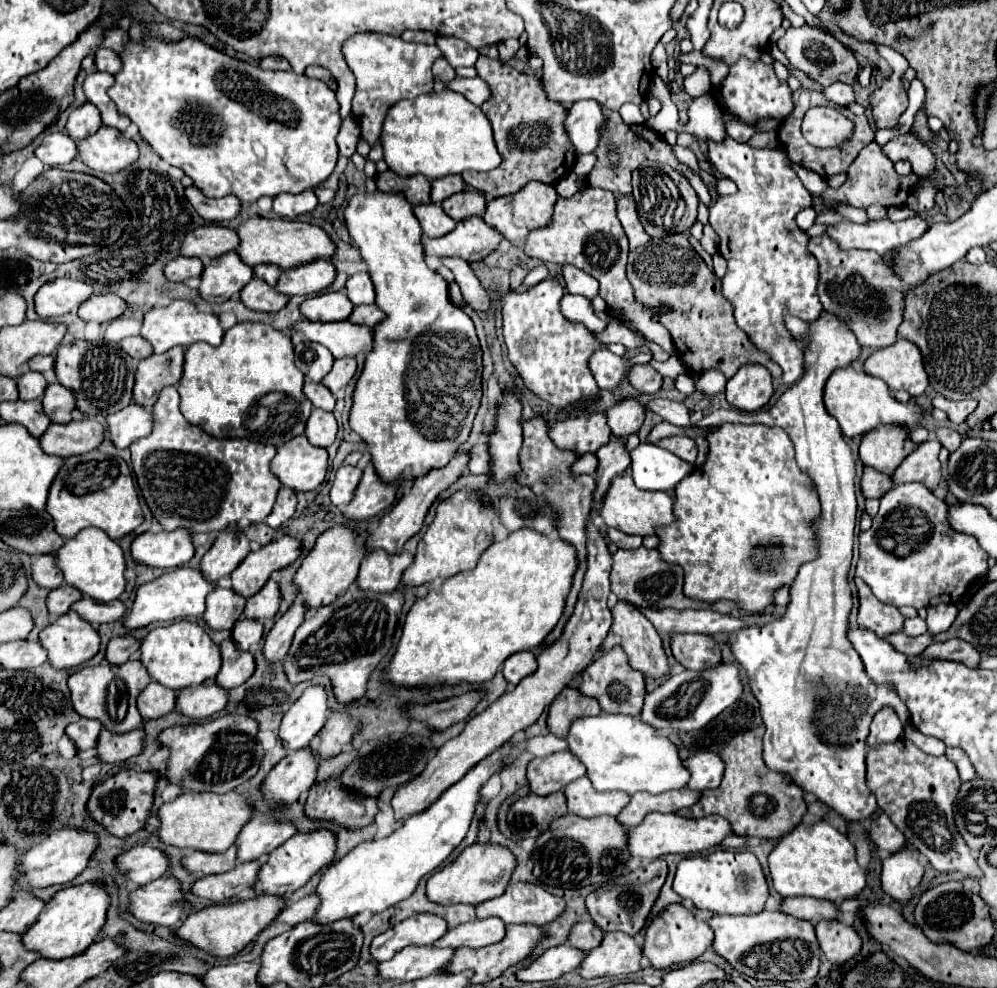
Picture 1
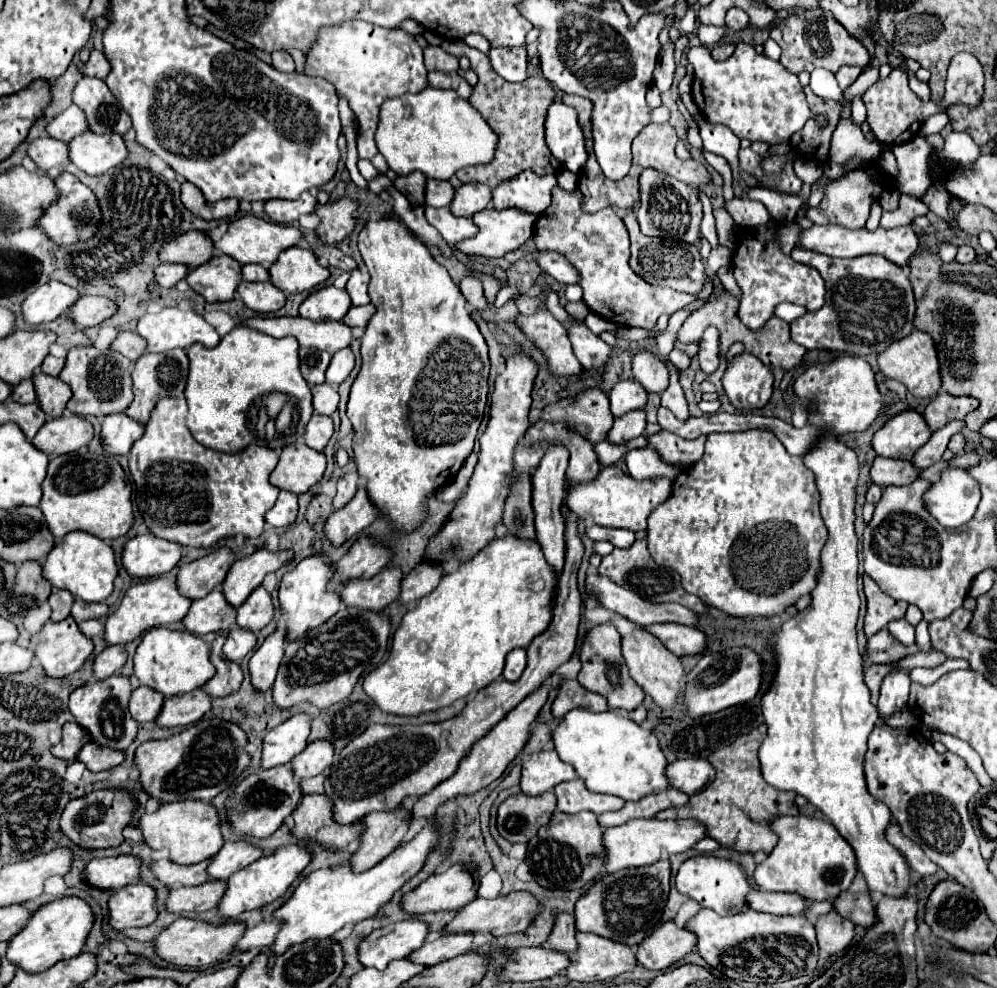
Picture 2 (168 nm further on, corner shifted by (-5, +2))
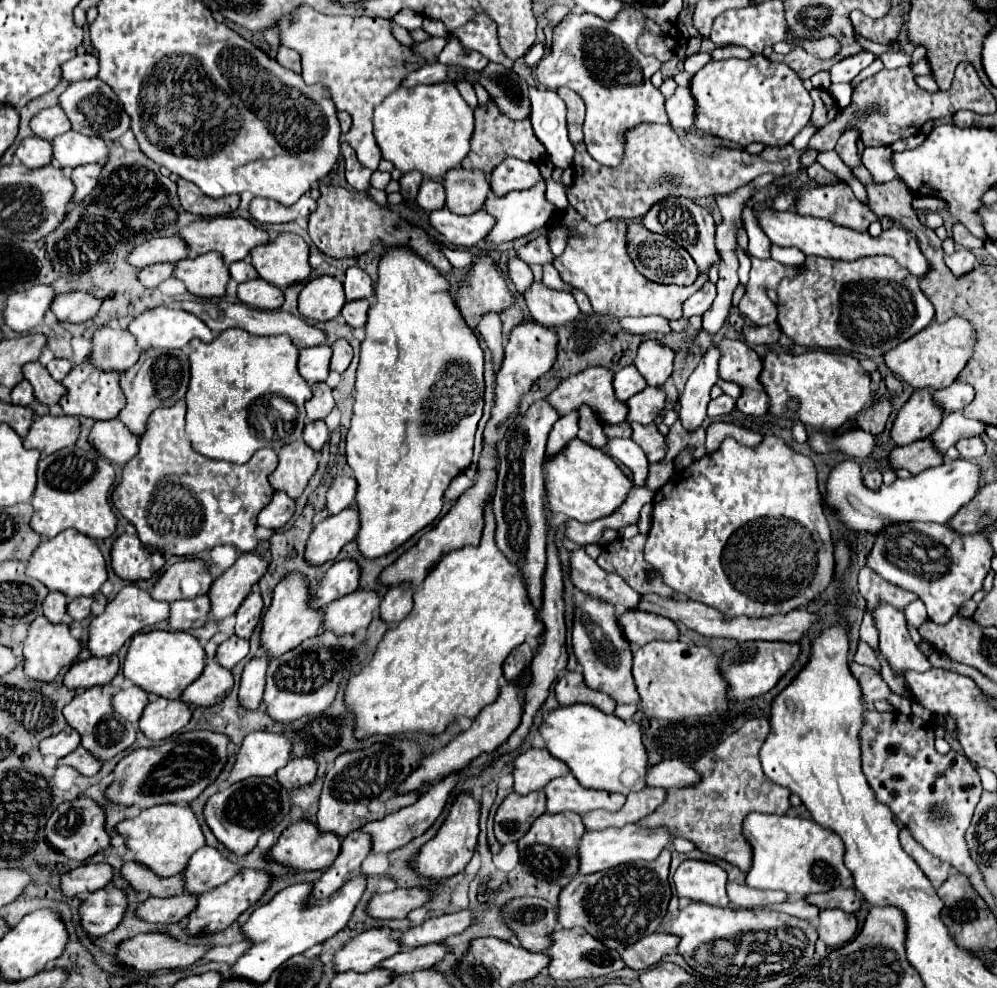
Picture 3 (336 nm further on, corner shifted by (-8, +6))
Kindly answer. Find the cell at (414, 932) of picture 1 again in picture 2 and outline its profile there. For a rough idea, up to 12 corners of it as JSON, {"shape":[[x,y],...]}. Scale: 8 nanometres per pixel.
{"shape":[[403,920],[357,946],[363,966],[383,970],[425,942],[429,926]]}

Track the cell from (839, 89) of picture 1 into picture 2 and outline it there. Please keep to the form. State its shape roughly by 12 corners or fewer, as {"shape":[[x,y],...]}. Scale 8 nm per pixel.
{"shape":[[857,66],[839,68],[835,78],[839,88],[847,86],[857,80],[863,68]]}

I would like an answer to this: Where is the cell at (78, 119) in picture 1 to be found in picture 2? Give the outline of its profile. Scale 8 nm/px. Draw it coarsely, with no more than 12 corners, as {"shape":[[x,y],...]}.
{"shape":[[75,104],[47,124],[47,134],[69,142],[87,130],[85,114]]}

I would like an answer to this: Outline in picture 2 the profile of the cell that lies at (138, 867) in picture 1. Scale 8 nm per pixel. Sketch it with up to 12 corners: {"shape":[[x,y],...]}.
{"shape":[[133,856],[93,858],[83,878],[117,890],[139,882]]}

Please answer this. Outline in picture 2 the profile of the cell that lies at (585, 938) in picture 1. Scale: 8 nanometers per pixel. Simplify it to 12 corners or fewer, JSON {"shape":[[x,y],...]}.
{"shape":[[559,912],[545,942],[547,948],[571,954],[577,950],[575,920]]}

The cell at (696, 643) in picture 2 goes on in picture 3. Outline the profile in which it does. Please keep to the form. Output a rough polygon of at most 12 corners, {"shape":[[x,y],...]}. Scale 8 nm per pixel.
{"shape":[[624,612],[618,624],[632,650],[674,642],[678,626],[650,612]]}

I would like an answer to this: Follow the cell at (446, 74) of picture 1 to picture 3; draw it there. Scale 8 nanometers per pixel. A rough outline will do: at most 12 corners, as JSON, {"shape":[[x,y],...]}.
{"shape":[[428,38],[416,44],[416,50],[436,62],[446,38]]}

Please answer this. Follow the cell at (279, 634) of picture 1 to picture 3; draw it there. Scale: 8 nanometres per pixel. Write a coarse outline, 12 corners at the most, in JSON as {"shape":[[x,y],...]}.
{"shape":[[270,656],[252,658],[238,700],[254,710],[262,702]]}

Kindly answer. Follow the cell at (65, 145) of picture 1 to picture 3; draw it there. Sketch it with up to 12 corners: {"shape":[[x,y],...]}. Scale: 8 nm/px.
{"shape":[[32,136],[22,140],[16,156],[28,168],[52,162],[52,144]]}

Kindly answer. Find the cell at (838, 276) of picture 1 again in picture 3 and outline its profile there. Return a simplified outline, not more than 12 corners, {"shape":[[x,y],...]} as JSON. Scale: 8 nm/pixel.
{"shape":[[808,256],[778,324],[800,346],[884,356],[934,320],[890,256]]}

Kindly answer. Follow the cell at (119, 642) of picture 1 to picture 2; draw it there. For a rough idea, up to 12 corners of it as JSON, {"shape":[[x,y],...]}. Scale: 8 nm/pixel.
{"shape":[[109,646],[93,660],[93,674],[105,680],[127,660],[123,646]]}

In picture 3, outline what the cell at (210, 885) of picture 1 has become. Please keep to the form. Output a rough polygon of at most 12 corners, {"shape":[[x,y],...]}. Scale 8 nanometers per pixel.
{"shape":[[196,894],[148,898],[146,922],[180,922],[198,906]]}

